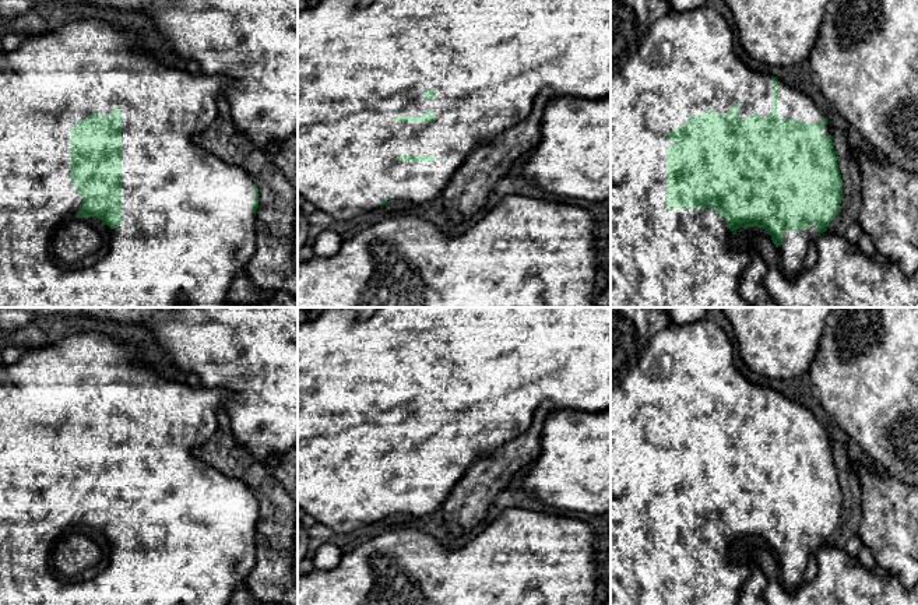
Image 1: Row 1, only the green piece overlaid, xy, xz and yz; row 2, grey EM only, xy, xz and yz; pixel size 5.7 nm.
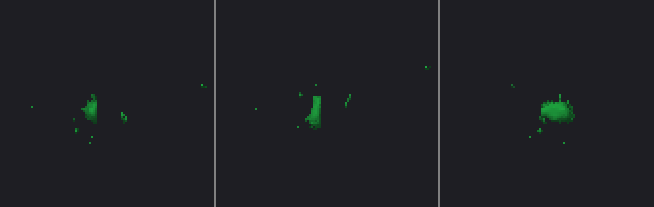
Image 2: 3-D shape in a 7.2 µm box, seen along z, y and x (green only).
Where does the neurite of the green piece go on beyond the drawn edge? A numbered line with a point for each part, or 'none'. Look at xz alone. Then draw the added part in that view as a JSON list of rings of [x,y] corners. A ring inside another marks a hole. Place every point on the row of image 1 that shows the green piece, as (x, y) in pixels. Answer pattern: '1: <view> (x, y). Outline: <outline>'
1: xz (358, 66). Outline: [[[321,0],[314,7],[298,13],[298,194],[317,210],[335,219],[352,219],[380,207],[381,200],[408,201],[426,207],[442,197],[447,183],[464,161],[486,140],[524,120],[532,110],[534,101],[544,89],[552,89],[558,96],[578,96],[602,99],[611,96],[611,0],[373,0],[369,6],[358,6],[355,0]],[[426,110],[435,113],[433,122],[394,122],[394,116],[422,116]],[[398,155],[433,155],[433,161],[398,161]]]

